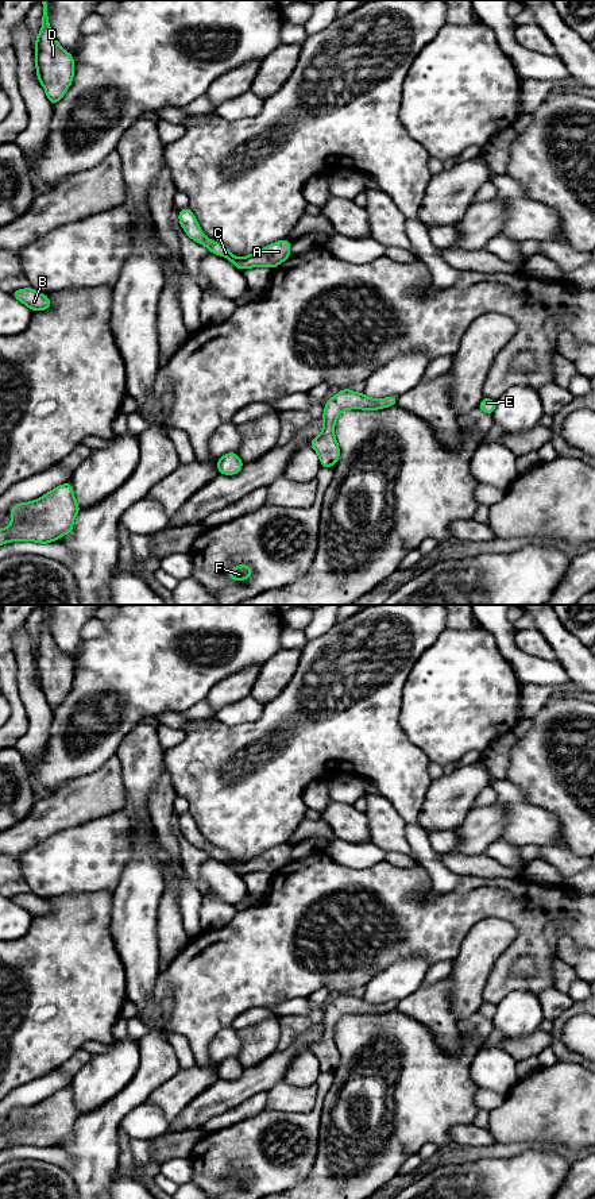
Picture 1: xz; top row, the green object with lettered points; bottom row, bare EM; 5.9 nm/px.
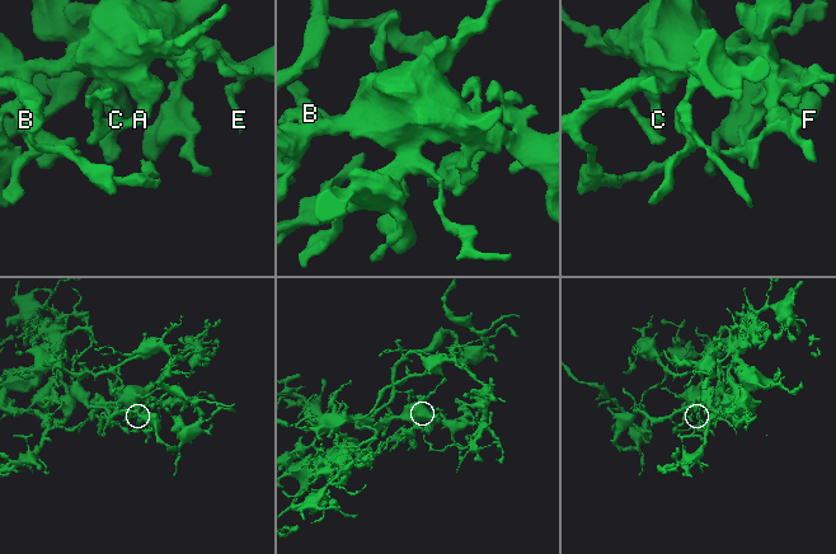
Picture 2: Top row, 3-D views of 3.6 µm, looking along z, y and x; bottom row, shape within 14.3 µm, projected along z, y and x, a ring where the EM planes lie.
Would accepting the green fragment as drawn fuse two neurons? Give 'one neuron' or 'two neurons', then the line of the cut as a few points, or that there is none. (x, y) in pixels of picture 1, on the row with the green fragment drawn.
one neuron; cut none

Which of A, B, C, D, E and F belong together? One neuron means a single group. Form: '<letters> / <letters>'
A B C D E F

